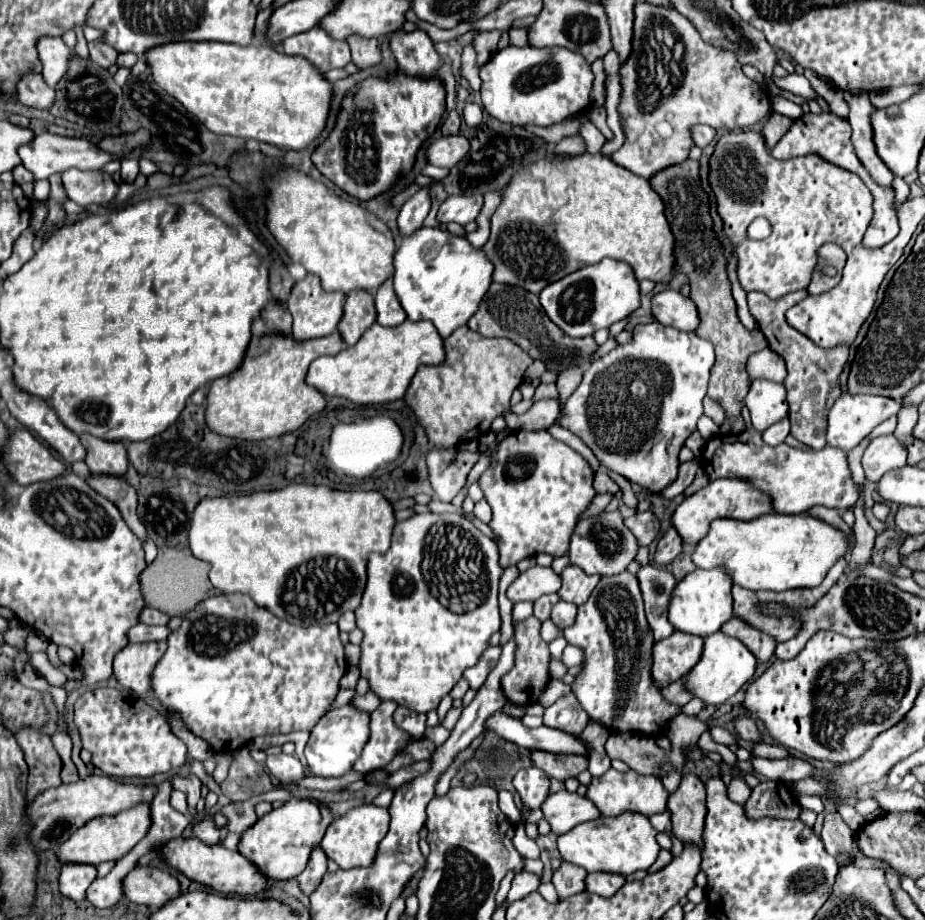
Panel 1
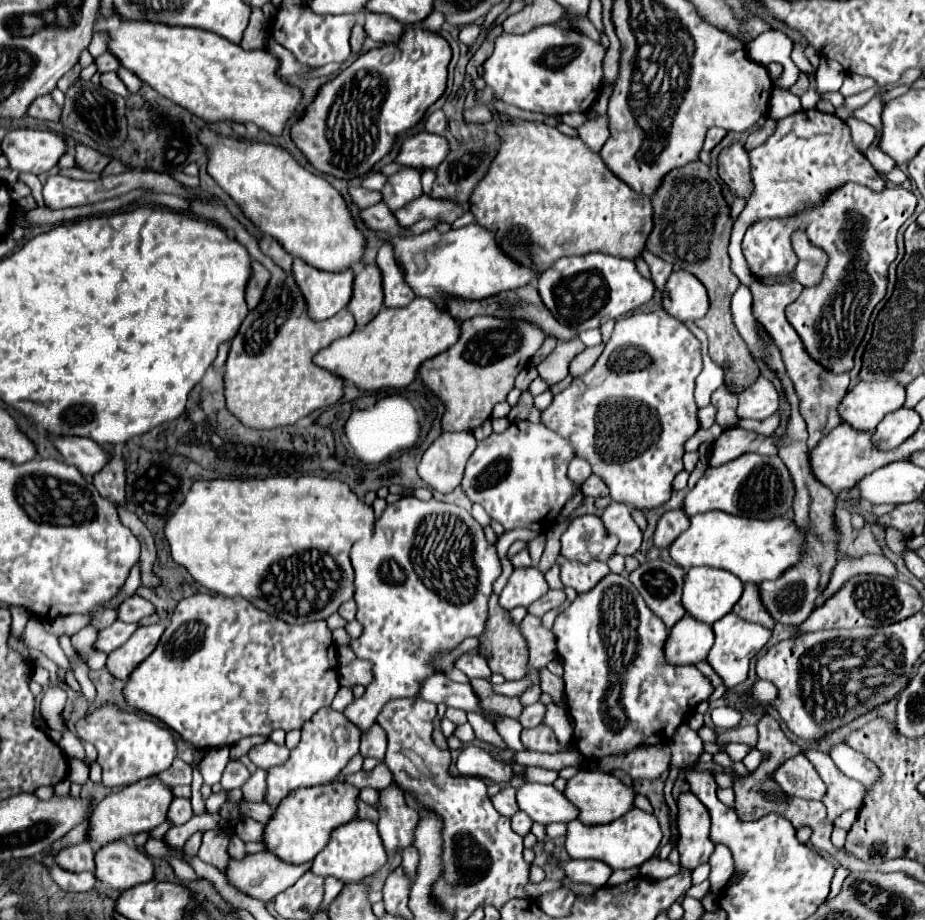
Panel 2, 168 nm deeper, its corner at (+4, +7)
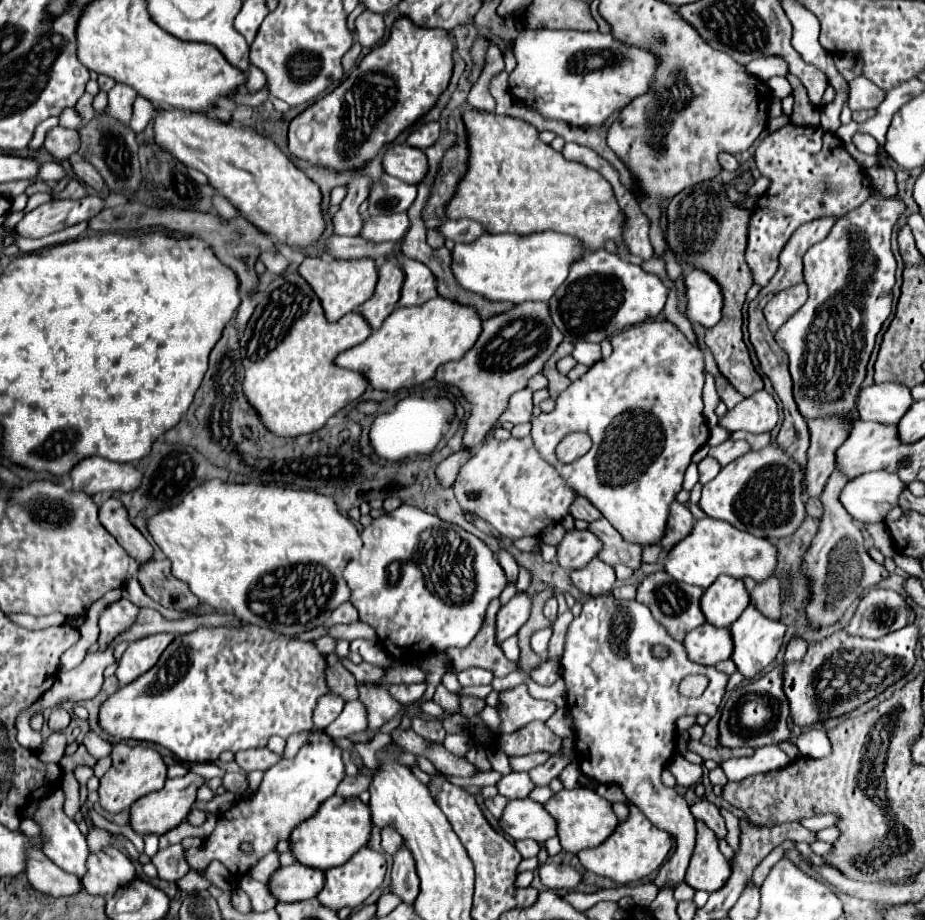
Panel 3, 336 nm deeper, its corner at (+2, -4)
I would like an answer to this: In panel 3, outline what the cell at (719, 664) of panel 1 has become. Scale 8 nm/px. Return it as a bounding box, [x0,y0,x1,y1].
[730,607,786,679]

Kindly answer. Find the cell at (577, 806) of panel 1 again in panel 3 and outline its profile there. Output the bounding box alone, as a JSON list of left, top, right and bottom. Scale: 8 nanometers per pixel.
[500,797,558,843]

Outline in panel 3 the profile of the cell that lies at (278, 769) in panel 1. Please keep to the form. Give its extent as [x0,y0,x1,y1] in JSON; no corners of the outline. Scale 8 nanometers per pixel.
[236,749,282,771]

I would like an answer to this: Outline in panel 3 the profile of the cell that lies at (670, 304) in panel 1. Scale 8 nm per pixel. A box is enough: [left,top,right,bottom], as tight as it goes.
[684,269,722,329]

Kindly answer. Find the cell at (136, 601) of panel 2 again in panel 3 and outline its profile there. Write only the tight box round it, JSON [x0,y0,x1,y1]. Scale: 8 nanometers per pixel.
[98,599,138,647]

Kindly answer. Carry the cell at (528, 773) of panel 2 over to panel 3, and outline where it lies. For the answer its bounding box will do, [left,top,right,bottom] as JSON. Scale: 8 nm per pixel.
[498,773,536,799]

